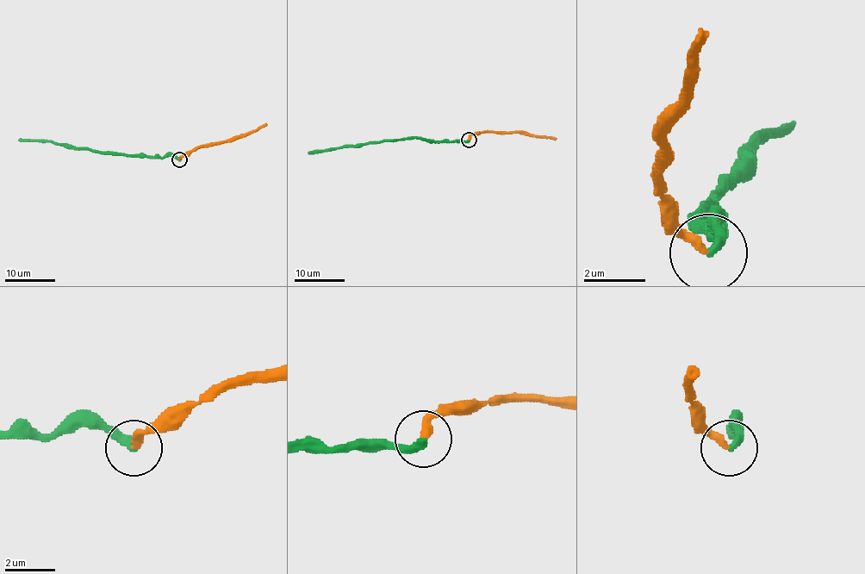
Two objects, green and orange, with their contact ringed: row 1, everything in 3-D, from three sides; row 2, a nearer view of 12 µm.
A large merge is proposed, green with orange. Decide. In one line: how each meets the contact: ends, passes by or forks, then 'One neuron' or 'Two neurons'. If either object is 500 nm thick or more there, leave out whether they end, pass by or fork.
At the ring green ends. At the ring orange ends. One neuron

